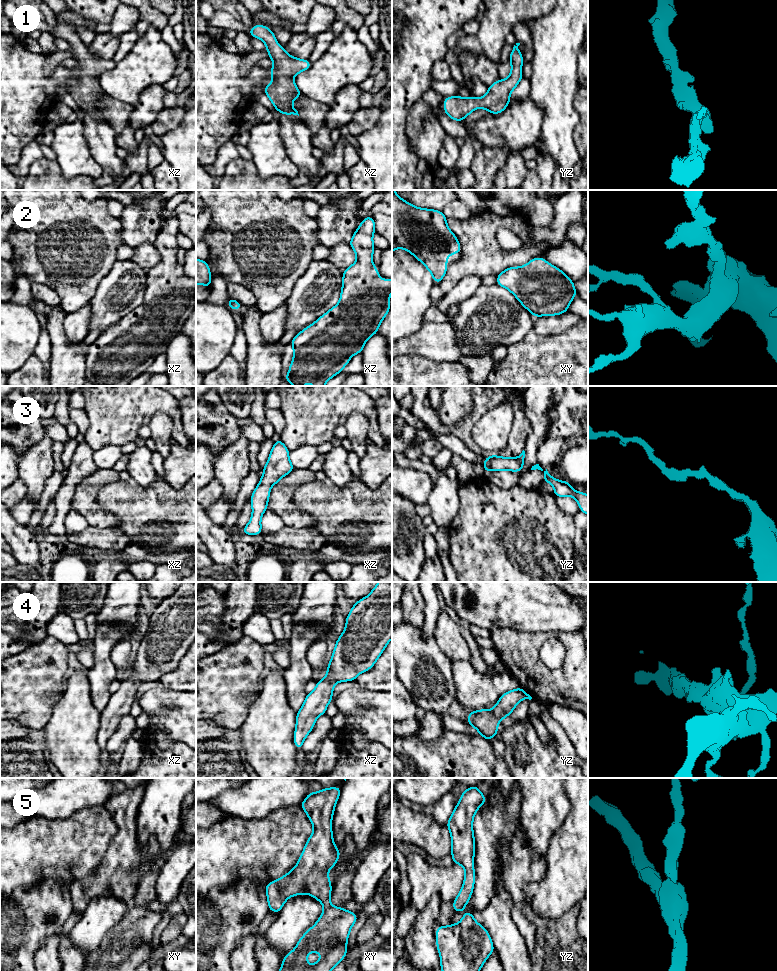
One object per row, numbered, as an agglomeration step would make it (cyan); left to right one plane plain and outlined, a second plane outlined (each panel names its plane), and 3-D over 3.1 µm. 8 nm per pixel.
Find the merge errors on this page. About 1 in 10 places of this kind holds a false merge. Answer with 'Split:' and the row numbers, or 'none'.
Split: none

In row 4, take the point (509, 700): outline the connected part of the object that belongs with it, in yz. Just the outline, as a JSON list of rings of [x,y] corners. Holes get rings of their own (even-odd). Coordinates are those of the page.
[[[521,687],[505,692],[490,711],[487,709],[469,711],[468,721],[465,723],[471,724],[482,738],[490,741],[498,733],[499,721],[504,720],[506,716],[510,717],[513,709],[522,699],[531,700],[532,697]]]

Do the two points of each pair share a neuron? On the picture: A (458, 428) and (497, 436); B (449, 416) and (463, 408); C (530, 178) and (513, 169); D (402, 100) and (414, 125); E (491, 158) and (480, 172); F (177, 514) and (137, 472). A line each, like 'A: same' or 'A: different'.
A: different
B: same
C: different
D: different
E: same
F: different

